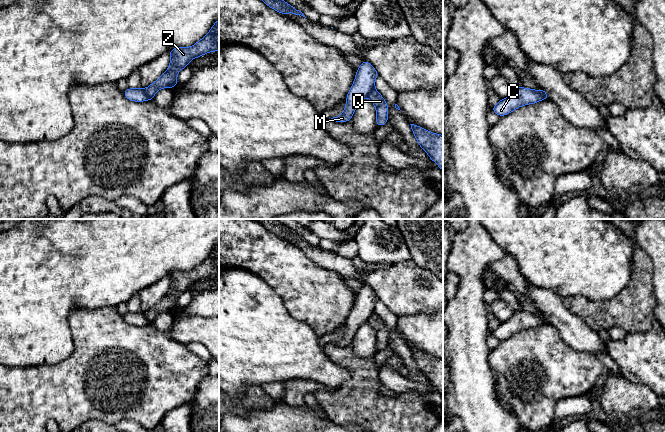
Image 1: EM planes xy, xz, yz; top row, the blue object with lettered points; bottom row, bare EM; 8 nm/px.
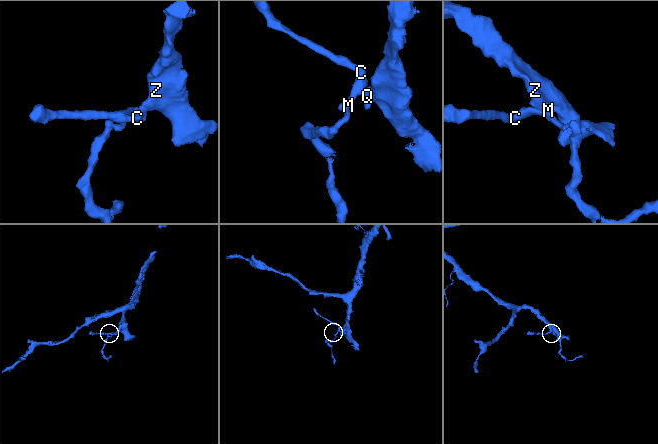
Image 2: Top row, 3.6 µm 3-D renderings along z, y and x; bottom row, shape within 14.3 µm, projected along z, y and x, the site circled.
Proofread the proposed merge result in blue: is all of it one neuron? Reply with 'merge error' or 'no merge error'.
merge error

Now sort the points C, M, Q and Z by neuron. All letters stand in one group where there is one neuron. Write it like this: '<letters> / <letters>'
C M / Q Z

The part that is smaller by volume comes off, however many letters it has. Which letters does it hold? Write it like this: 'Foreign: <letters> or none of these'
Foreign: C, M

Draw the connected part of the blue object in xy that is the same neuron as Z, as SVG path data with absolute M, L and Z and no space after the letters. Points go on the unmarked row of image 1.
M219 243L211 251L206 260L191 271L173 272L170 278L168 293L145 314L149 324L153 325L156 316L162 312L173 312L178 309L177 299L188 287L209 276L219 275Z

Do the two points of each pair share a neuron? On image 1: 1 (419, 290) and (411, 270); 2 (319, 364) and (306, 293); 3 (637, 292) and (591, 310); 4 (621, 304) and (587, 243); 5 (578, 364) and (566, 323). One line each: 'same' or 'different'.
1: same
2: different
3: same
4: different
5: different

